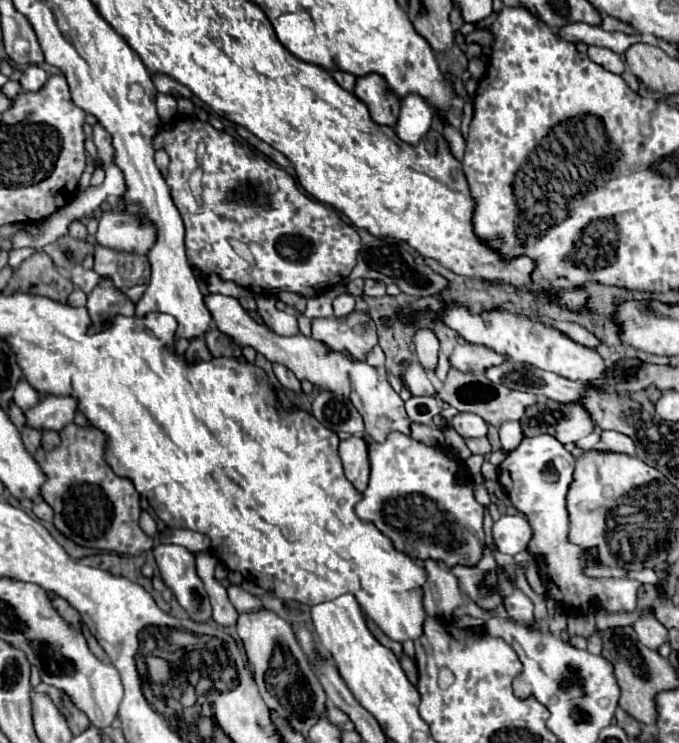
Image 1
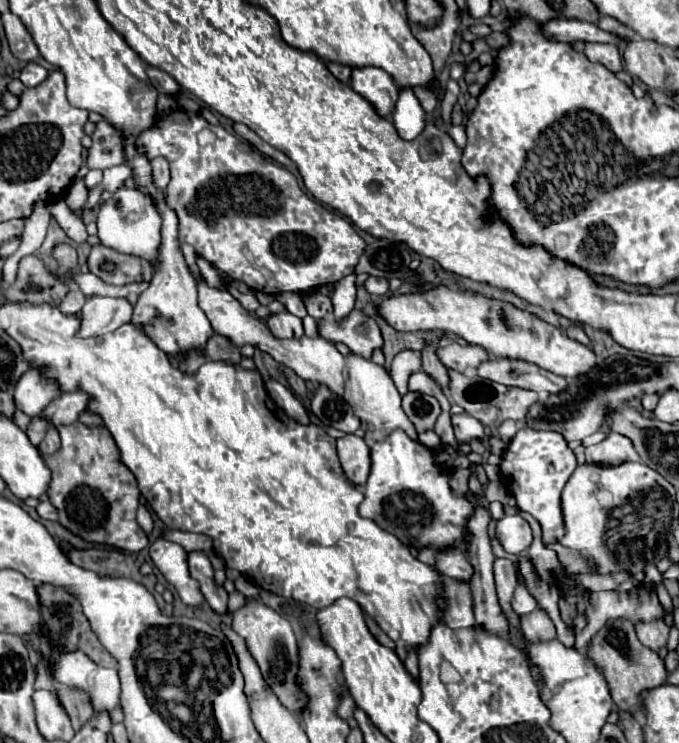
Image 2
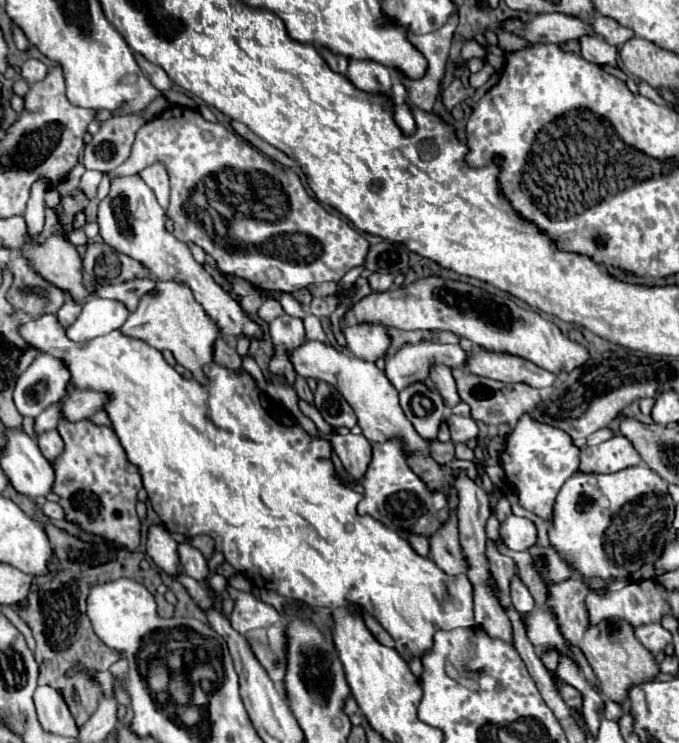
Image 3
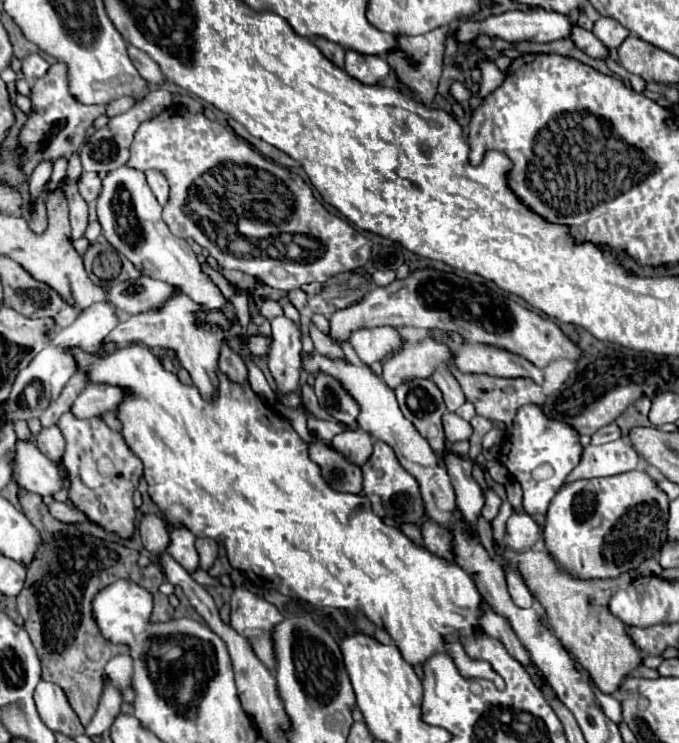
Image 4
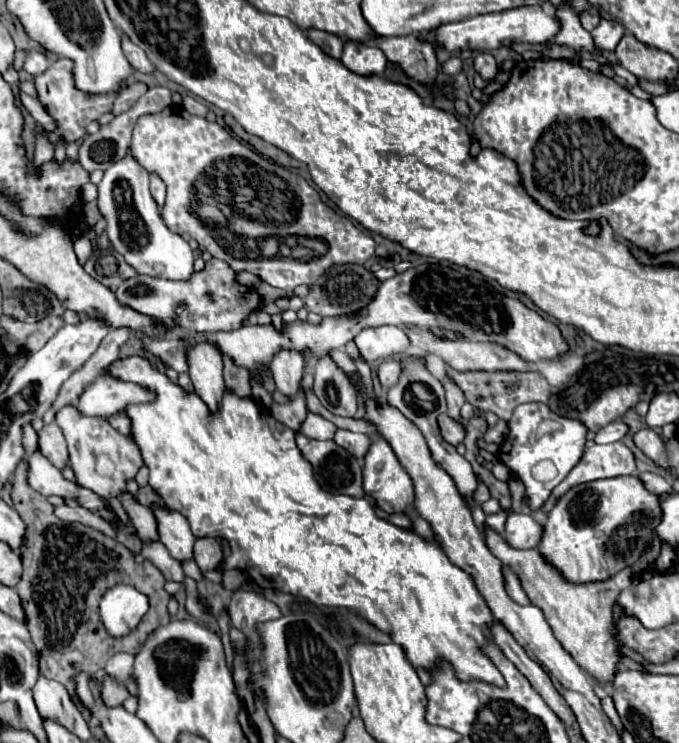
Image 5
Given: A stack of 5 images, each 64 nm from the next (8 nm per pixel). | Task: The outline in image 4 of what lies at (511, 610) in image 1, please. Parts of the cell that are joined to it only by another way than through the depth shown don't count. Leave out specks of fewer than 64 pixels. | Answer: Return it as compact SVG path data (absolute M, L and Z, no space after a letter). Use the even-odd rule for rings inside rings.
M506 566L506 582L508 582L510 598L514 600L516 606L520 606L520 608L530 608L530 606L534 604L534 596L532 596L530 590L526 588L522 576L520 576L512 566Z

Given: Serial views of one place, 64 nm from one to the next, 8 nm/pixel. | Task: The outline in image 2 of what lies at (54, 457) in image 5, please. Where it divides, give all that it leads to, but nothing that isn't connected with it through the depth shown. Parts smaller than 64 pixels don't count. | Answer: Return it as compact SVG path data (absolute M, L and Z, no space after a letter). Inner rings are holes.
M50 428L48 432L46 432L46 436L44 436L44 440L40 442L40 452L42 454L54 454L58 448L60 448L60 436L58 436L58 430L56 428Z

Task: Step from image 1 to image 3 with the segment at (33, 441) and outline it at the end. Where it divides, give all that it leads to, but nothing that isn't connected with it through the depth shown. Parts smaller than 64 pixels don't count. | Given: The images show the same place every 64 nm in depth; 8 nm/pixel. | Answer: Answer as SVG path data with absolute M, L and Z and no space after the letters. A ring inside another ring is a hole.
M62 402L52 404L50 408L46 408L38 418L36 418L36 434L42 434L46 430L56 428L58 420L62 418Z

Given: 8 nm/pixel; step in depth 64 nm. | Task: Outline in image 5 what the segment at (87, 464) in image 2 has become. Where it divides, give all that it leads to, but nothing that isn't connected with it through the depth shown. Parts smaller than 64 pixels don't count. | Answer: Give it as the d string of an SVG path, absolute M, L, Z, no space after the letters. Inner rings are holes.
M62 406L56 412L54 422L62 428L64 438L68 442L68 452L70 452L70 466L76 474L76 482L84 488L94 490L96 494L100 494L102 498L108 500L110 508L116 512L120 522L128 522L128 516L122 508L122 504L118 502L116 494L120 494L122 490L126 490L126 480L134 478L136 472L140 470L140 466L144 464L138 446L124 434L120 434L118 430L114 430L108 420L104 418L90 418L90 416L82 416L76 406ZM102 458L102 460L100 460ZM106 460L108 460L108 472L106 472Z

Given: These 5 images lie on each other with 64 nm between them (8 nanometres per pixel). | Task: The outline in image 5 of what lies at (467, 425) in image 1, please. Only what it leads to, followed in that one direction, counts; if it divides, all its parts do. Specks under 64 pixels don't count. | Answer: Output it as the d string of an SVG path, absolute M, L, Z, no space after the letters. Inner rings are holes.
M442 414L438 416L438 426L440 426L440 432L442 432L442 438L452 444L452 446L458 446L462 440L464 440L464 426L454 422L448 414Z

